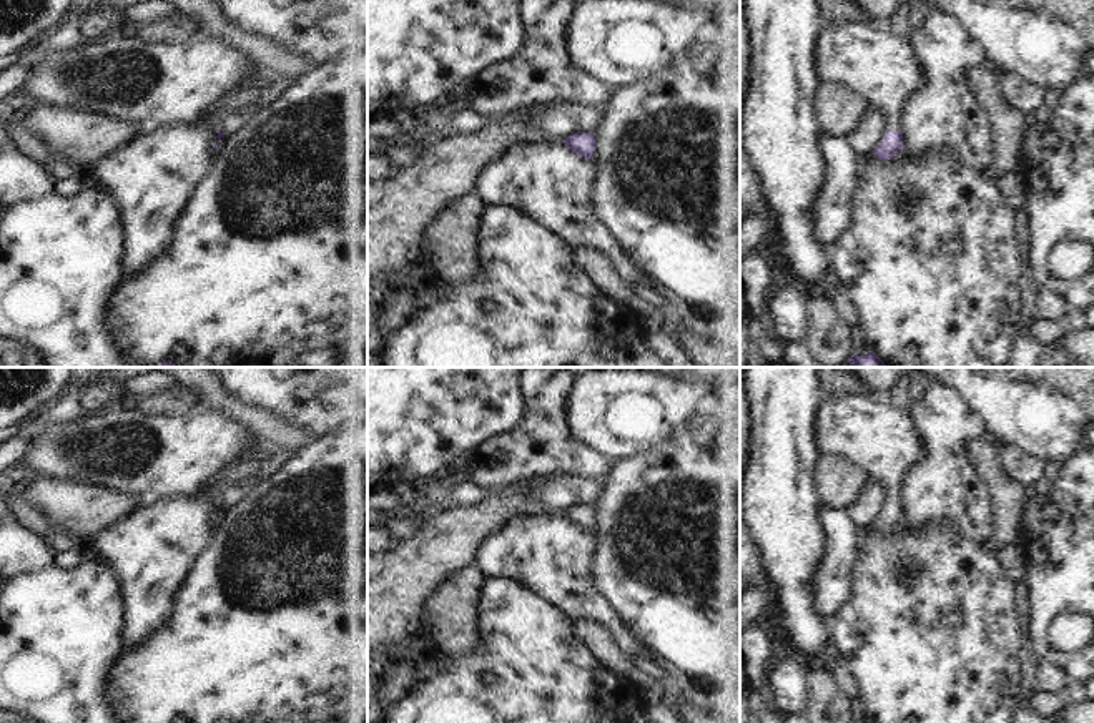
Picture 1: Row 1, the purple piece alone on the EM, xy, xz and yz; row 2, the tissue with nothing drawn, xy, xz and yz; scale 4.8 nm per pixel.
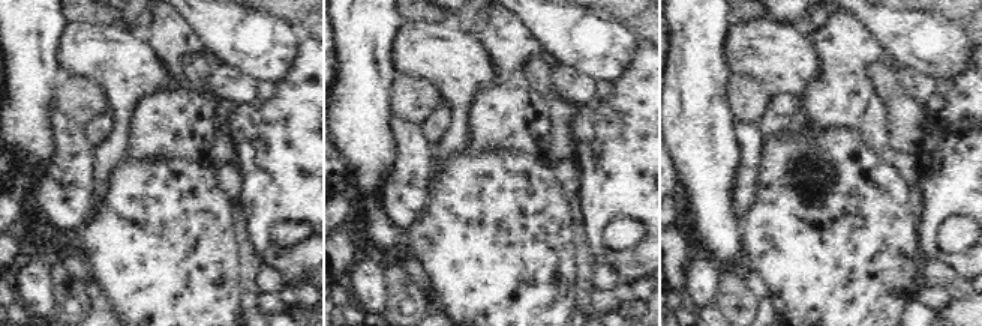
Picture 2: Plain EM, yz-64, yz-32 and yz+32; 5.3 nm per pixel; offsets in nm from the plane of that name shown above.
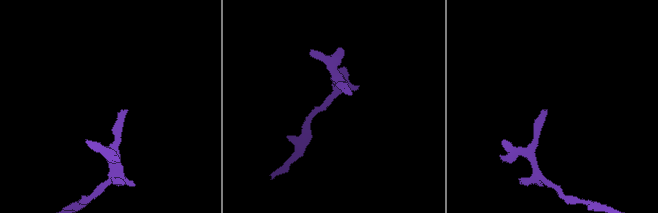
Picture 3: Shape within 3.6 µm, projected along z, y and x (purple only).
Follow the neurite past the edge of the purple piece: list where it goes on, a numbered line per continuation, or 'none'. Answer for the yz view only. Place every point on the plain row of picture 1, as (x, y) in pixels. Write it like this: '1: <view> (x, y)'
1: yz (867, 431)

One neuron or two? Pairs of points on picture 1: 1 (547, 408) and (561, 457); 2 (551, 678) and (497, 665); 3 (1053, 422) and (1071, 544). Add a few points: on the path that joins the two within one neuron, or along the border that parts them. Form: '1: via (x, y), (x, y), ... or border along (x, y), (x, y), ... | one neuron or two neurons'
1: via (551, 419), (551, 446) | one neuron
2: via (537, 678), (511, 678) | one neuron
3: border along (1076, 449), (1064, 462) | two neurons

